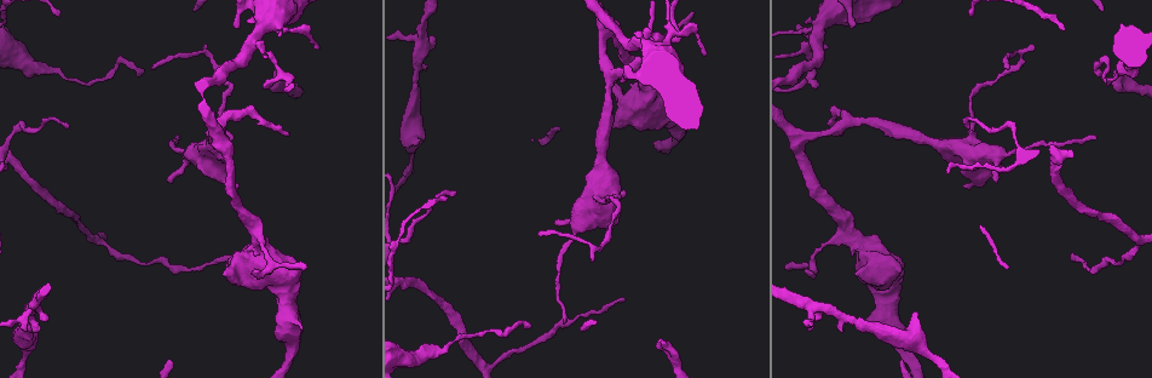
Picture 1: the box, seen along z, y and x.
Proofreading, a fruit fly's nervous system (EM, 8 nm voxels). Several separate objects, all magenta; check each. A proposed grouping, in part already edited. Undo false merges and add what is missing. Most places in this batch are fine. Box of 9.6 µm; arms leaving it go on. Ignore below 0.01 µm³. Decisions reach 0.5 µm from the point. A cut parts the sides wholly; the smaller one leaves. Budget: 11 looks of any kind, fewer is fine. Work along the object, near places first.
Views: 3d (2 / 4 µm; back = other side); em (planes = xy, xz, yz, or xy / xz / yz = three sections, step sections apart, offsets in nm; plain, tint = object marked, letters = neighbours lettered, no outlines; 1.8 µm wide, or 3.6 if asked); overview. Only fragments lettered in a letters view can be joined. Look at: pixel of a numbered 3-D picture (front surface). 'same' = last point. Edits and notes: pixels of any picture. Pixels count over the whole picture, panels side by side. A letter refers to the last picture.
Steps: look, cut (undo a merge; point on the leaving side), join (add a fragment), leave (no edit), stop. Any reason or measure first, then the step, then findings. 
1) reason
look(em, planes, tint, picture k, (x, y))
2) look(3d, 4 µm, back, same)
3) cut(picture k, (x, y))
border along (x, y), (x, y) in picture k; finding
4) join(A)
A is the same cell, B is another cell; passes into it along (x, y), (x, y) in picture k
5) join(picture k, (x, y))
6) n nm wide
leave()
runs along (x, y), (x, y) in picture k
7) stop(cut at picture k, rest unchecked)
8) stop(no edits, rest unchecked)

abrupt turn
look(3d, 4 µm, picture 1, (603, 199))

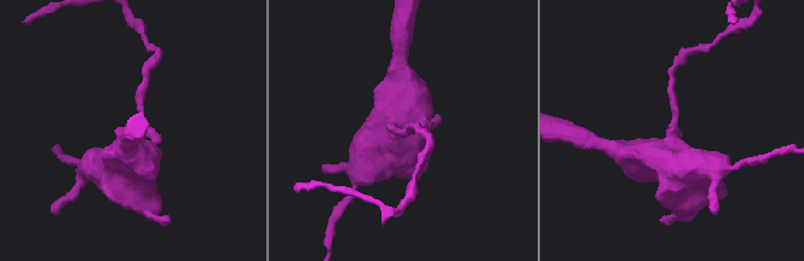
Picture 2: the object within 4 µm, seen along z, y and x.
now the EM
look(em, 3.6 µm, planes, tint, picture 2, (403, 130))

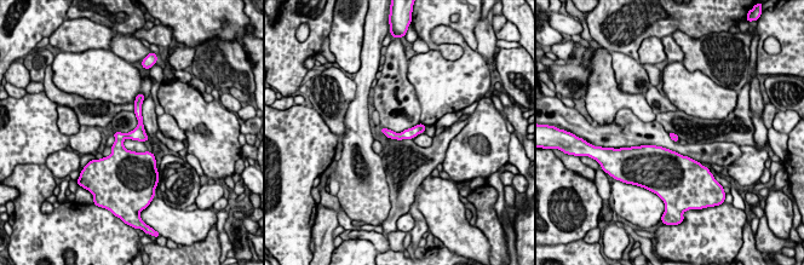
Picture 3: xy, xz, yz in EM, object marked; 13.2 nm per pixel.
look(em, 3.6 µm, planes, letters, same)

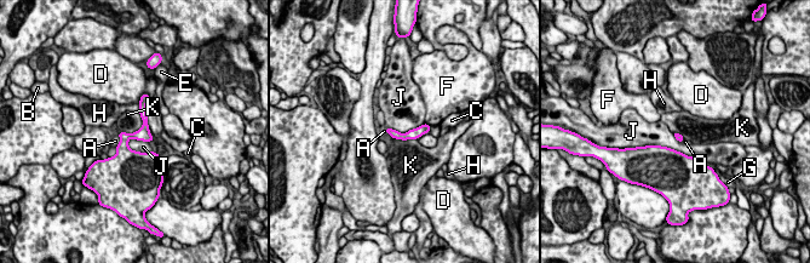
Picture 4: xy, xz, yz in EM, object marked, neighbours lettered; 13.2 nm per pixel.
leave()
A, B, C, D, E, F, G, H, J and K are other cells; runs along (143, 102), (144, 127), (125, 141), (132, 170) in picture 4; all the same neuron

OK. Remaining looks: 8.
branch stops here
look(3d, 2 µm, picture 1, (1123, 88))

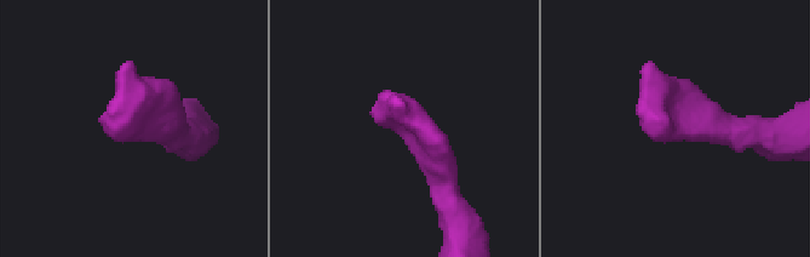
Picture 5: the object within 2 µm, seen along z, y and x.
shape alone is not enough
look(em, xz, step 16, letters, picture 5, (673, 123))

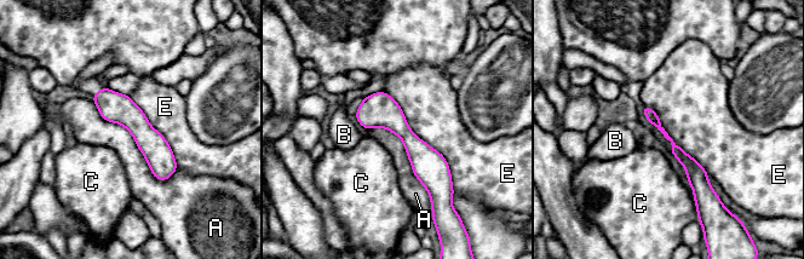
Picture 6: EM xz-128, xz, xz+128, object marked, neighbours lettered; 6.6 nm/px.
another direction
look(em, yz, step 16, letters, same)

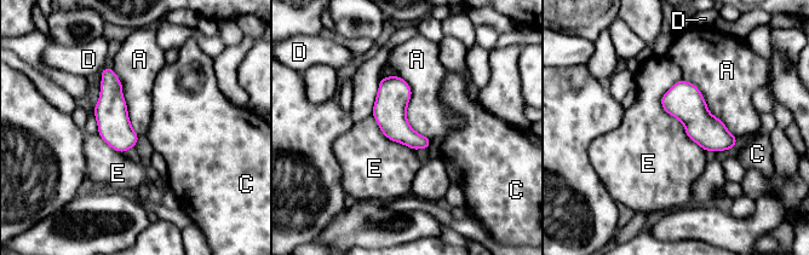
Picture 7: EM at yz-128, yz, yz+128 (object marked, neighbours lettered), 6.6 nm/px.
120 nm wide
leave()
A, C, D and E are other cells; border along (682, 79), (739, 140) in picture 7; no lettered fragment goes on from it

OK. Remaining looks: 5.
calibre changes
look(3d, 4 µm, picture 1, (259, 238))

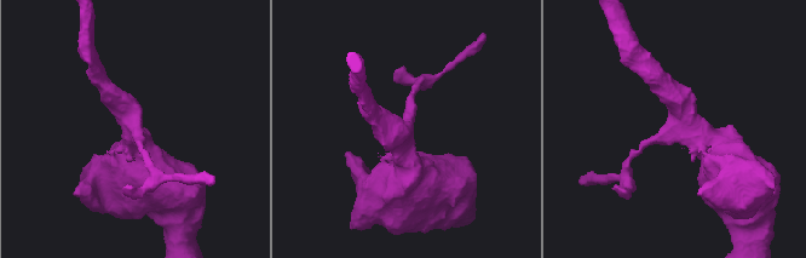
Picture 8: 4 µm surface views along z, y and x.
look(em, 3.6 µm, yz, step 8, tint, picture 8, (129, 132))

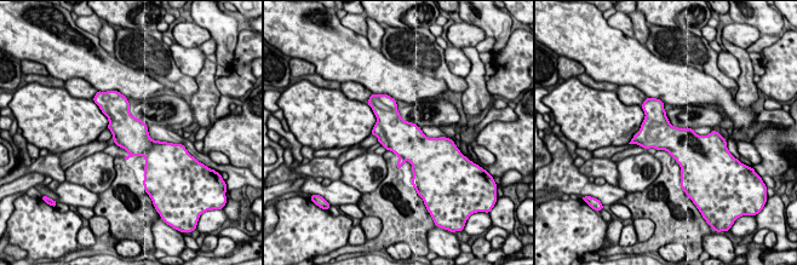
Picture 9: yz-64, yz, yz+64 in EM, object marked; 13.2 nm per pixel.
look(em, 3.6 µm, xz, step 8, letters, same)

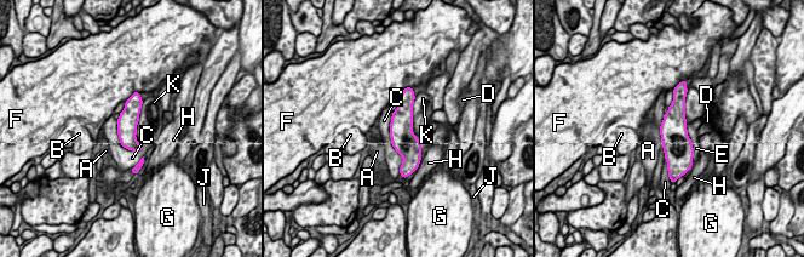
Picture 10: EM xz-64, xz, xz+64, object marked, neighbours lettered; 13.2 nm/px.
280 nm wide
leave()
A, B, C, D, E, F, G, H, J and K are other cells; border along (391, 115), (400, 167) in picture 10; continuous, no second neuron

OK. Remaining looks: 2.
look(3d, 2 µm, picture 1, (914, 312))

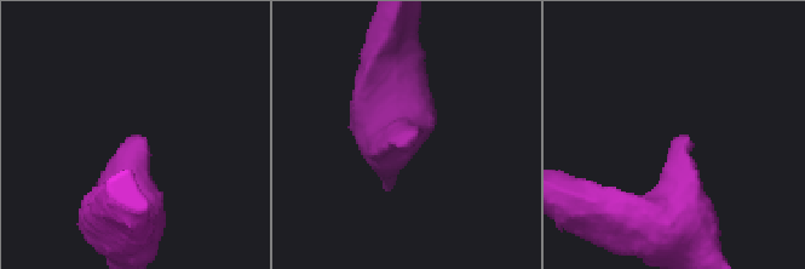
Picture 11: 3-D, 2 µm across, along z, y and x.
look(em, xz, step 4, letters, picture 11, (679, 137))

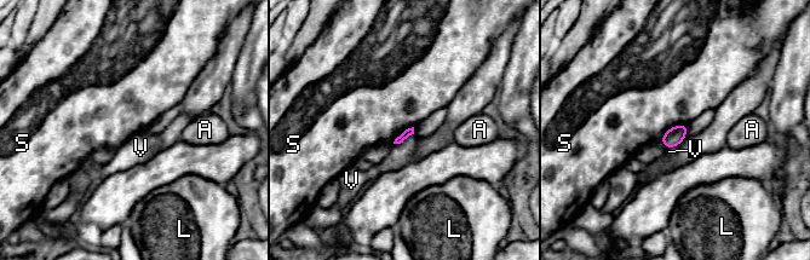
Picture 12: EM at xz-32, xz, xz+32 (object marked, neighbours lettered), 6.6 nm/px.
leave()
A, L, S and V are other cells; border along (685, 123), (672, 126), (659, 139) in picture 12; none of them fits

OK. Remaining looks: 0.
stop(no edits, rest unchecked)

